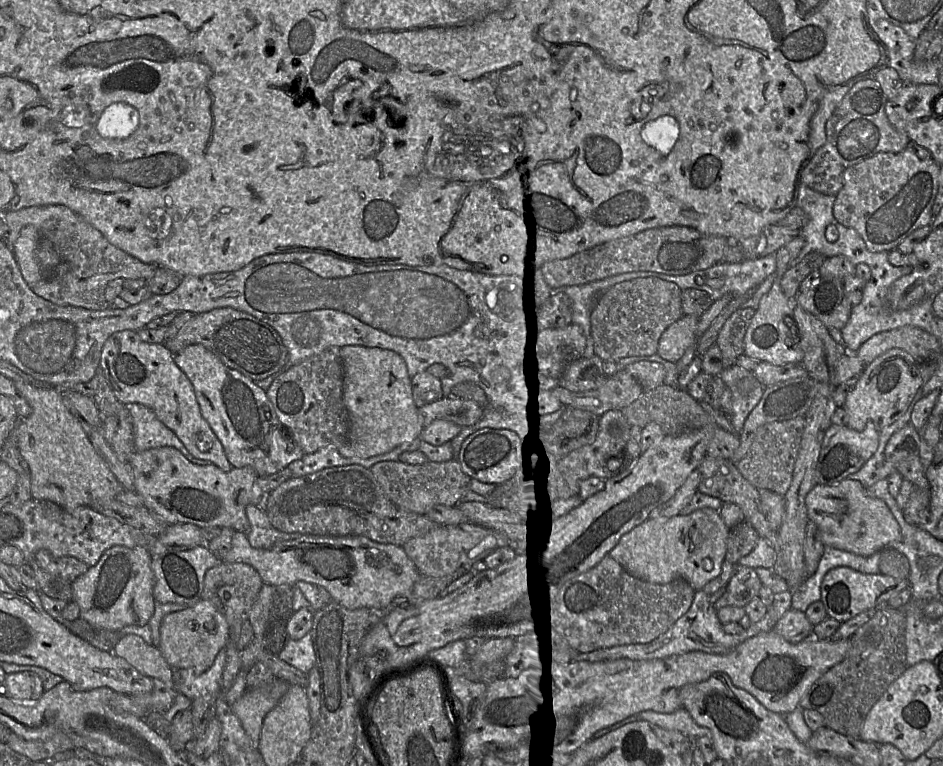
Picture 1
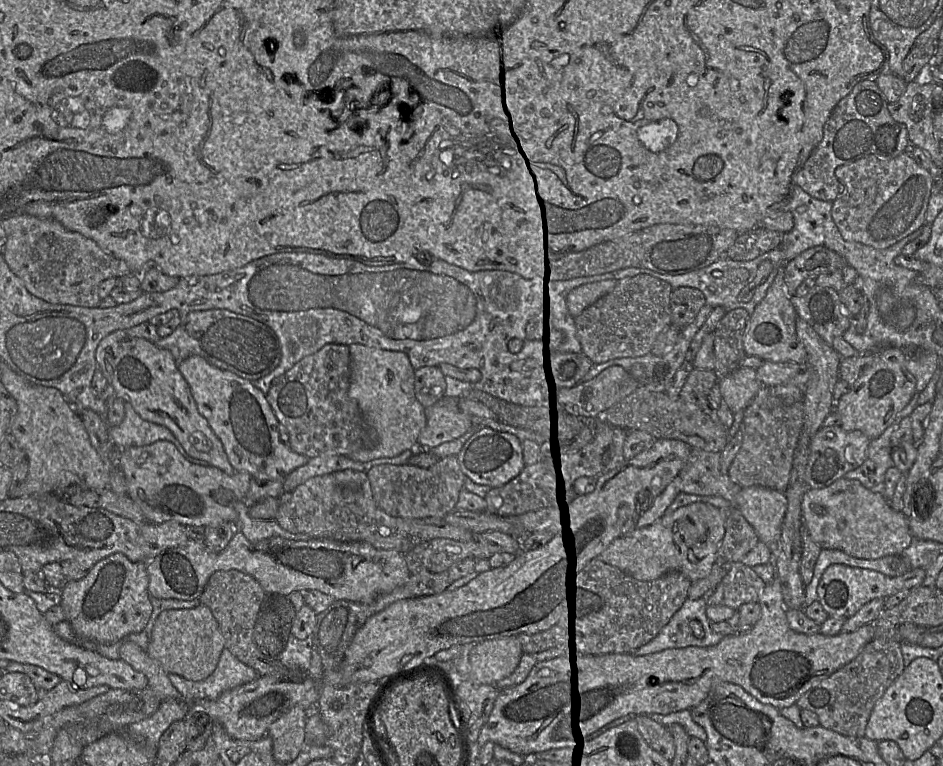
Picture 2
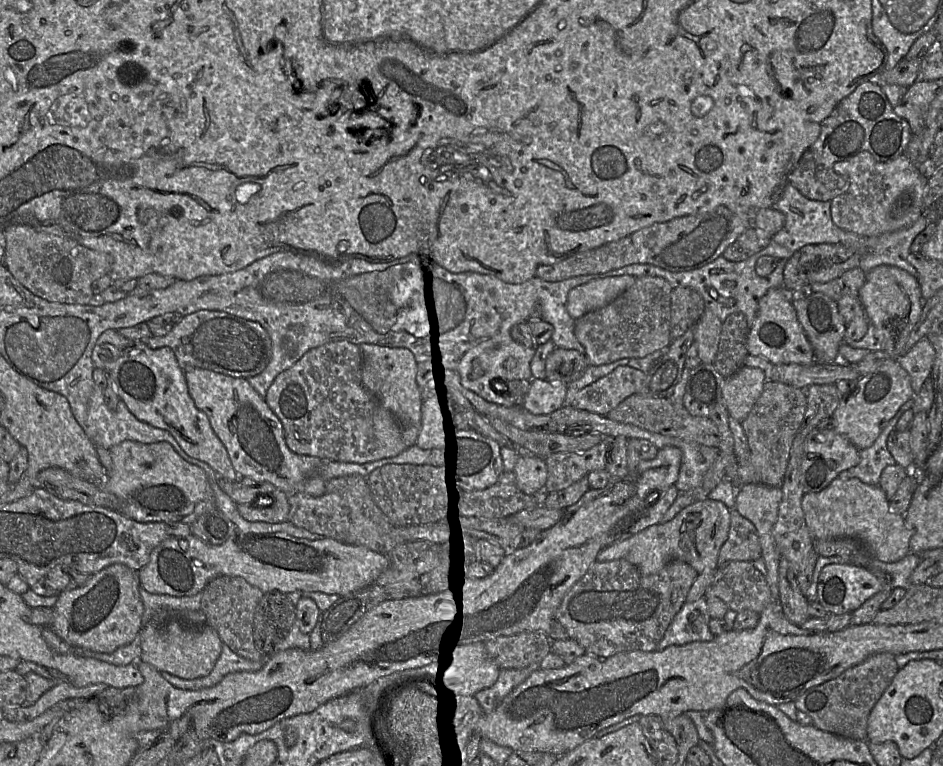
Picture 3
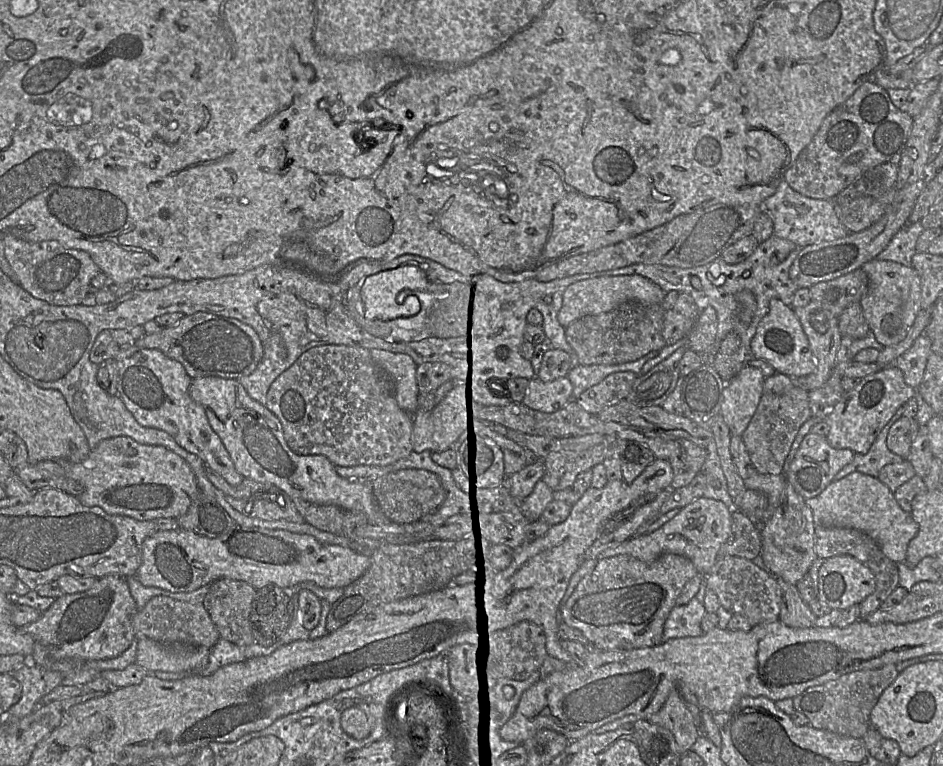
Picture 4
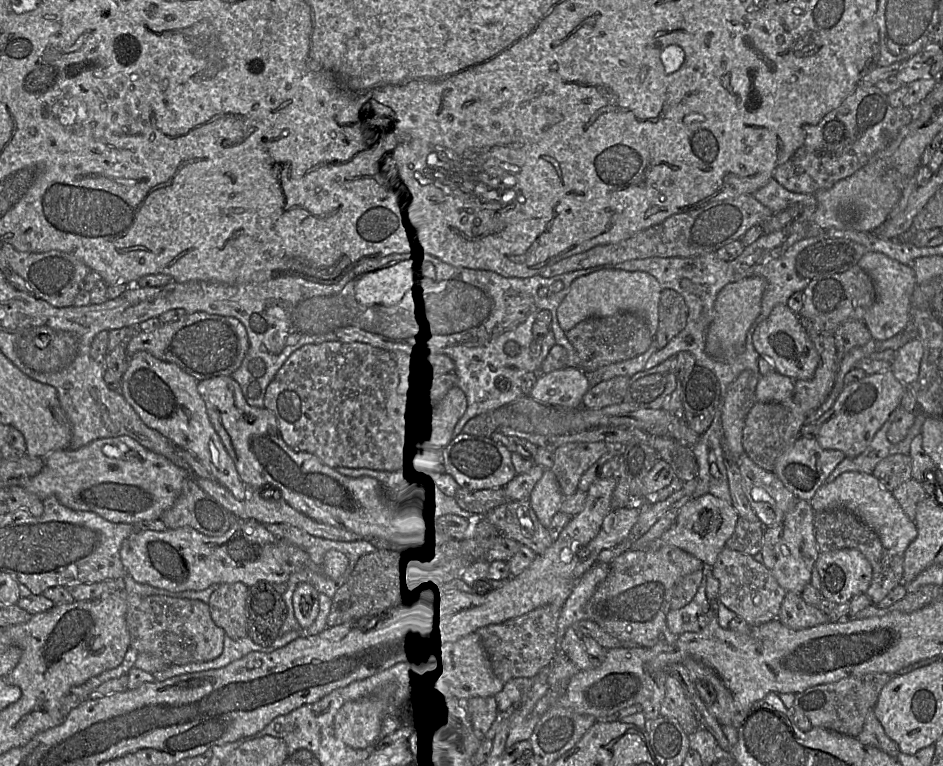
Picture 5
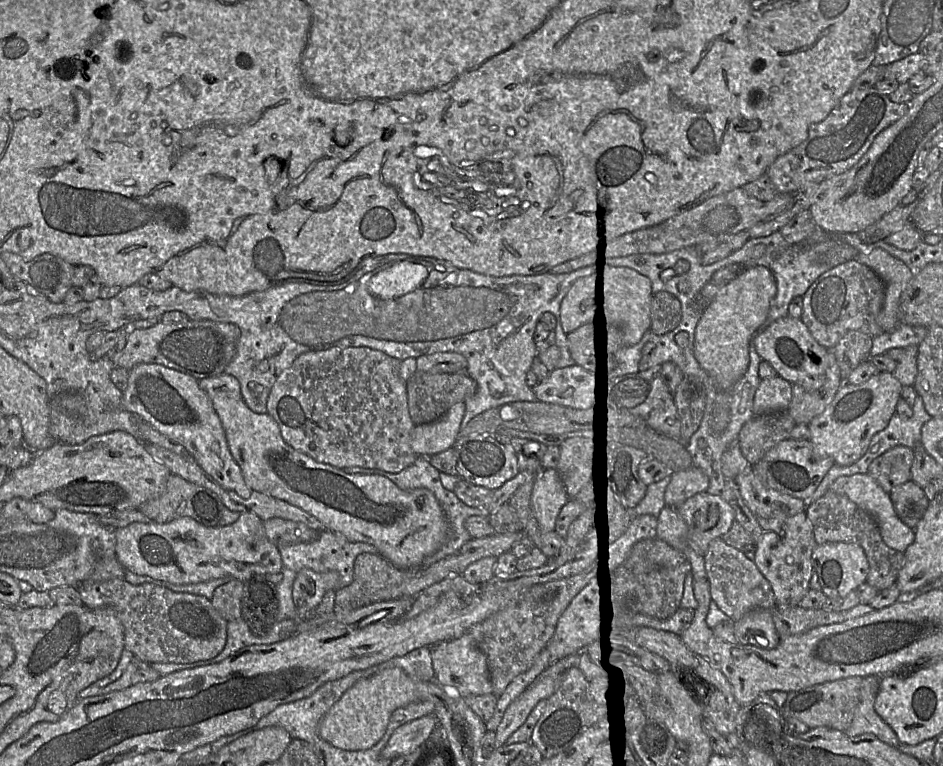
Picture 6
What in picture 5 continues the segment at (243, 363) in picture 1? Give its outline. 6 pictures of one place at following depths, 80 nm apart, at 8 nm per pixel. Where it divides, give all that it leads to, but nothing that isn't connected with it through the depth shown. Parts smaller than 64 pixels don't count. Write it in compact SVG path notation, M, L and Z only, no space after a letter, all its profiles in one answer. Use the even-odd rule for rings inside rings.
M205 312L186 314L152 332L138 331L126 342L128 357L145 351L155 358L173 363L197 381L219 376L230 376L242 364L249 349L244 325L234 317L212 315Z

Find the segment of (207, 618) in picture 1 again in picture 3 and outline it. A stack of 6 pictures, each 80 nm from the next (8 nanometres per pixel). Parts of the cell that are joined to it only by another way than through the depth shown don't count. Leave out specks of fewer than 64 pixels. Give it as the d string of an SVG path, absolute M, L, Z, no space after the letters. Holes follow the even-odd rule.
M159 615L140 630L140 660L183 679L196 679L207 676L218 660L223 642L217 631L208 624L198 628L184 626L176 620L165 625L157 623Z

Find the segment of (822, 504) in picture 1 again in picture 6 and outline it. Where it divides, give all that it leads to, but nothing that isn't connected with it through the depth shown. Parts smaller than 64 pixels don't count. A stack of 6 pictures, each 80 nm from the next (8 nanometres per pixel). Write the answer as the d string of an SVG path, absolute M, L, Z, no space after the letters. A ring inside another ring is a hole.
M868 473L841 476L831 484L829 490L847 496L851 501L869 512L875 518L881 537L888 547L904 553L908 546L914 542L915 529L901 521L894 509L890 494L885 492Z

